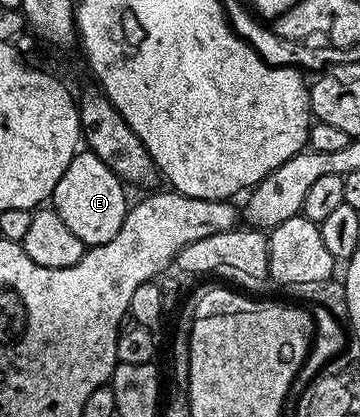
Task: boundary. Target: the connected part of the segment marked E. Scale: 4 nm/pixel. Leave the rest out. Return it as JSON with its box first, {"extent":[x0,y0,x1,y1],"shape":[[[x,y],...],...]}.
{"extent":[51,150,127,246],"shape":[[[81,150],[75,158],[71,158],[71,166],[63,170],[63,178],[59,178],[59,186],[55,186],[51,197],[51,207],[59,214],[59,218],[63,218],[63,223],[69,227],[71,234],[75,234],[75,238],[79,238],[86,246],[102,244],[111,242],[111,238],[115,238],[123,226],[127,211],[125,191],[127,188],[123,181],[94,152]]]}

